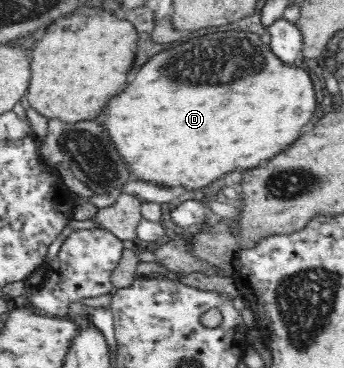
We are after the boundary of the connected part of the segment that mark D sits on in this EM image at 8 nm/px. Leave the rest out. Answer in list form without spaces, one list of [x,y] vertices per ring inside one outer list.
[[[231,30],[231,32],[215,32],[215,34],[201,36],[201,38],[193,38],[185,44],[179,44],[177,48],[163,50],[157,56],[153,56],[137,72],[135,80],[131,80],[127,84],[125,92],[109,100],[109,108],[107,108],[109,116],[105,120],[105,128],[109,130],[109,136],[115,142],[115,148],[121,154],[121,158],[131,166],[133,174],[137,174],[139,178],[145,178],[149,182],[173,187],[185,186],[187,189],[195,190],[206,187],[211,180],[217,180],[219,176],[231,172],[235,168],[257,168],[257,164],[261,164],[263,160],[271,160],[275,154],[279,154],[281,150],[285,150],[299,138],[301,128],[311,120],[315,108],[317,108],[316,93],[307,69],[299,68],[295,64],[285,64],[271,51],[271,47],[267,46],[265,42],[261,42],[261,38],[257,34]]]

